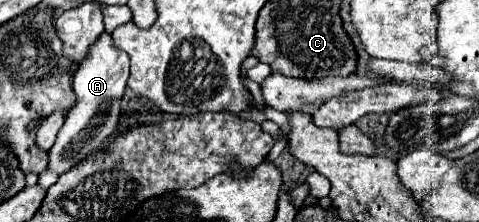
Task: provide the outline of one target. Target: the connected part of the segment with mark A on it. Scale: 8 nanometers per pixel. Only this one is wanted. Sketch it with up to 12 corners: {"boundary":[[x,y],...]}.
{"boundary":[[109,32],[75,72],[45,190],[115,134],[129,56]]}

